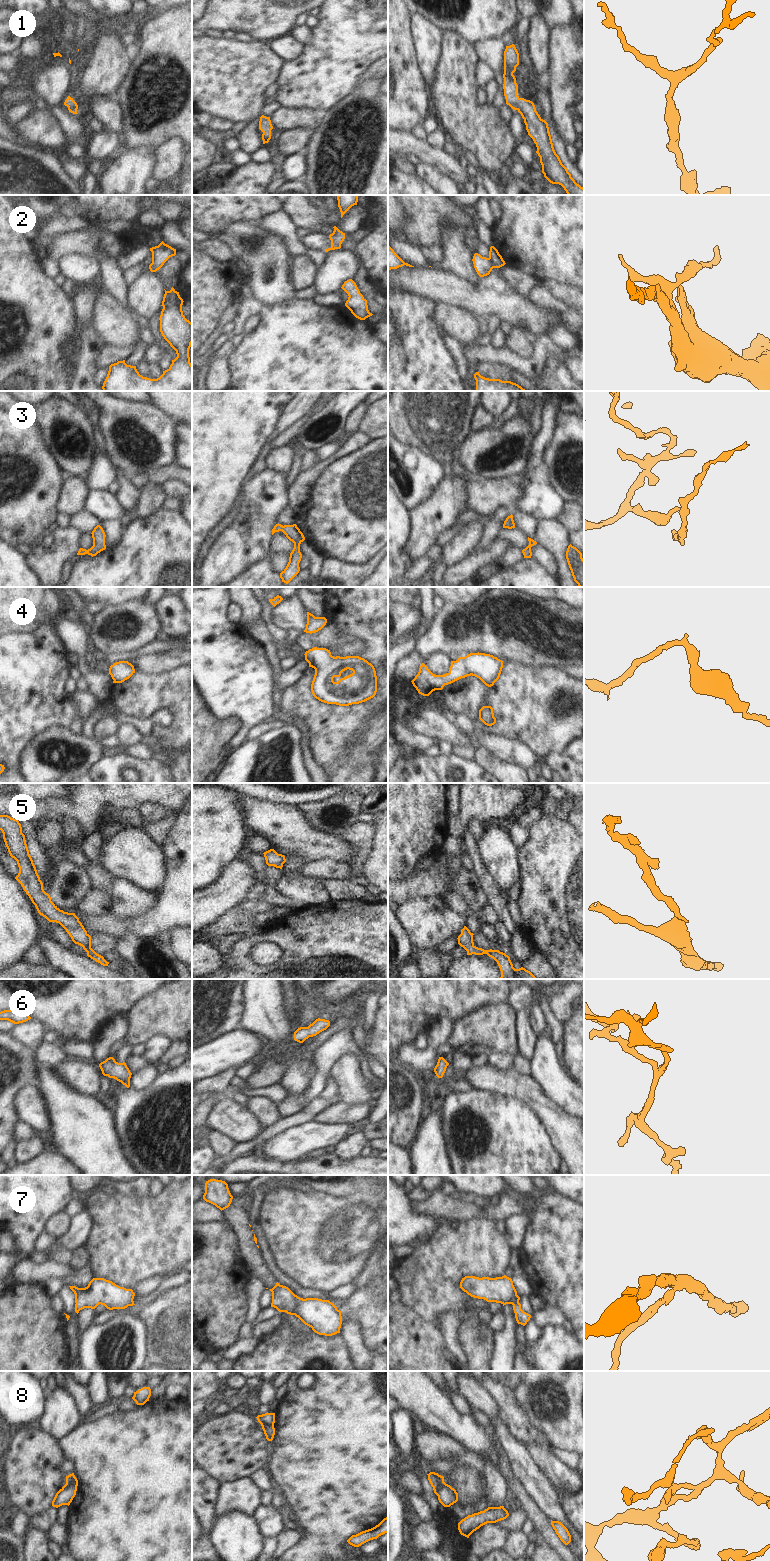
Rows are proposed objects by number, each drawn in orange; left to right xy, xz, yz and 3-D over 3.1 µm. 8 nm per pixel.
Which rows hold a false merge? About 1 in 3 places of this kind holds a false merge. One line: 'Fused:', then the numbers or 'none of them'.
Fused: 8

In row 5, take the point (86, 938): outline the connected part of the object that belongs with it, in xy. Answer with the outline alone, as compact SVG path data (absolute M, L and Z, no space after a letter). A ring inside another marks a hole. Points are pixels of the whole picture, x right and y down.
M0 815L0 830L3 833L3 839L10 856L17 861L19 867L19 873L15 879L21 884L38 913L49 922L59 923L72 941L83 947L88 957L103 966L108 966L109 962L91 948L91 936L75 913L60 910L51 901L50 895L44 891L43 883L29 854L19 821L8 815Z

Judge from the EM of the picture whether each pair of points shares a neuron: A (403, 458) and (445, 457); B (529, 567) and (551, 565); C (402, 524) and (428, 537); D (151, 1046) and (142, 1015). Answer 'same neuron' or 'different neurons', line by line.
A: different neurons
B: different neurons
C: different neurons
D: different neurons

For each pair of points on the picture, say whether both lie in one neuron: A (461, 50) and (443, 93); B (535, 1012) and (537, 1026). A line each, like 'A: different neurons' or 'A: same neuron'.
A: same neuron
B: same neuron

